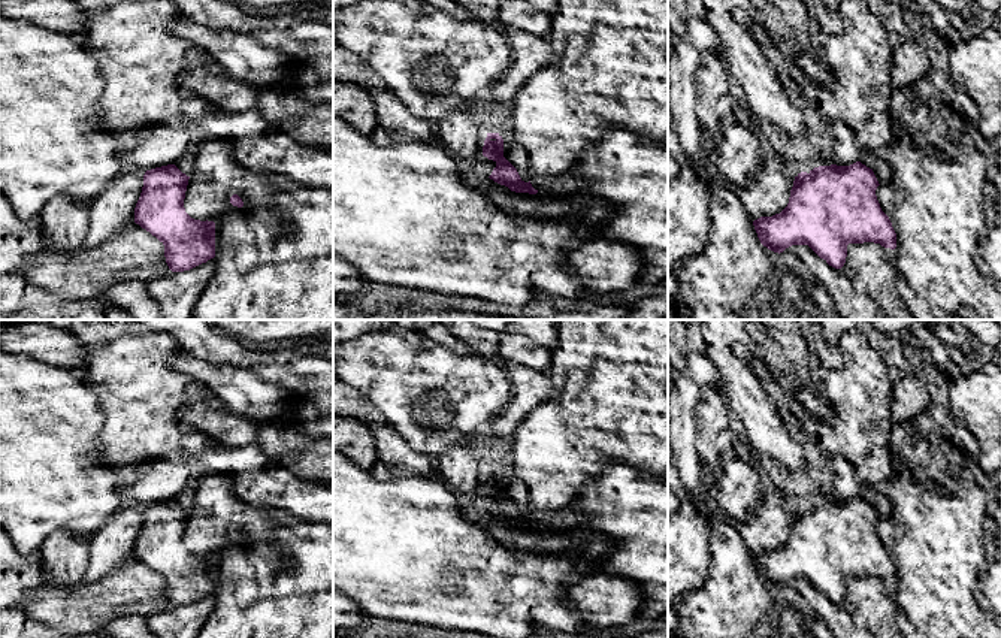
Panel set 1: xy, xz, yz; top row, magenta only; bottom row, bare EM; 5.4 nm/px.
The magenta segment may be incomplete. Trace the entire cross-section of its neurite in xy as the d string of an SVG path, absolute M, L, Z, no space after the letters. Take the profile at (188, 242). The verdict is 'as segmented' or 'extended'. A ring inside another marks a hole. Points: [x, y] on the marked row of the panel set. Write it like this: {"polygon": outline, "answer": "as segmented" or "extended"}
{"polygon": "M175 164L146 170L143 187L134 208L134 223L164 245L164 257L172 272L190 270L215 257L215 223L191 218L184 208L190 176Z", "answer": "as segmented"}

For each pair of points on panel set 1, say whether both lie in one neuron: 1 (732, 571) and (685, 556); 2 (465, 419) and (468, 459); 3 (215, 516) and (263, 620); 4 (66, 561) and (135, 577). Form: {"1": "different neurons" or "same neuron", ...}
{"1": "different neurons", "2": "different neurons", "3": "same neuron", "4": "different neurons"}

